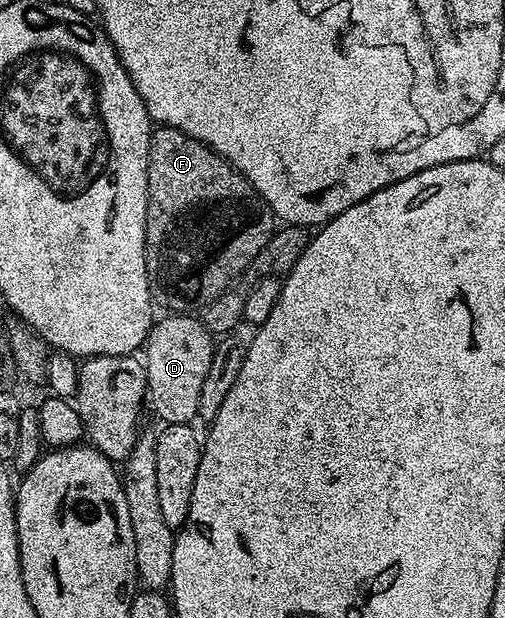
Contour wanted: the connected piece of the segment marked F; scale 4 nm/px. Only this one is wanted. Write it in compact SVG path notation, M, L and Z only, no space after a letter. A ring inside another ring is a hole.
M158 126L149 136L149 168L147 169L147 181L149 182L149 200L147 201L147 217L145 218L145 260L147 261L147 277L149 278L149 294L152 302L158 308L166 307L164 310L169 313L193 313L198 309L204 309L215 297L229 290L238 282L242 274L248 272L249 266L255 261L255 257L269 243L270 237L275 234L275 216L272 207L265 202L261 196L241 175L240 170L233 164L215 153L205 143L201 143L195 137L183 133L174 127Z

